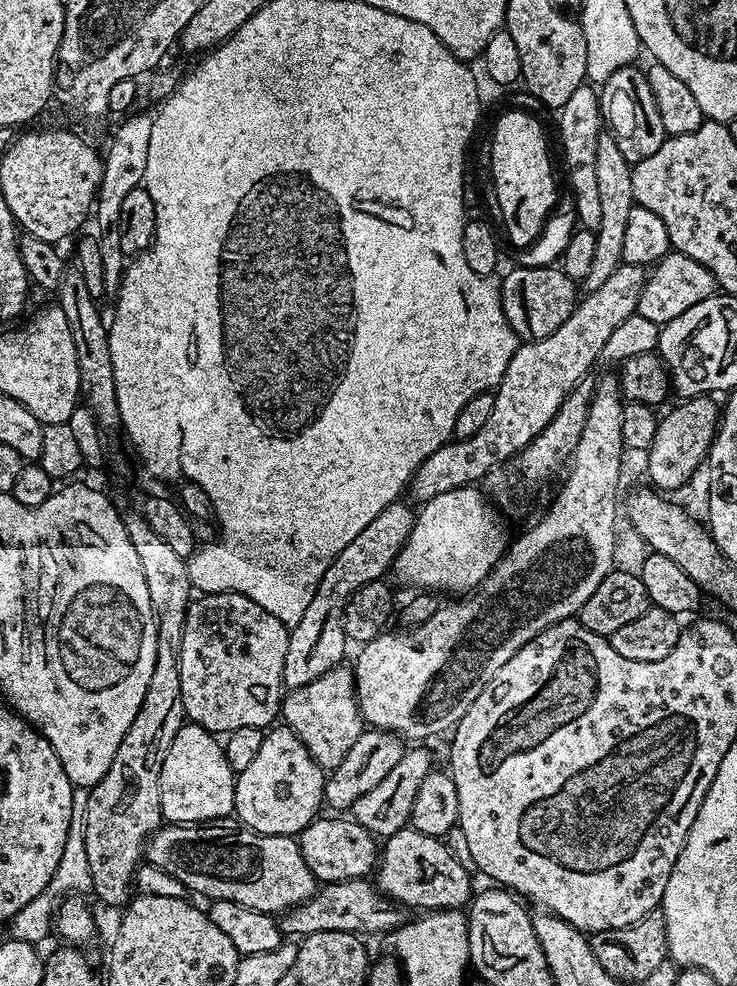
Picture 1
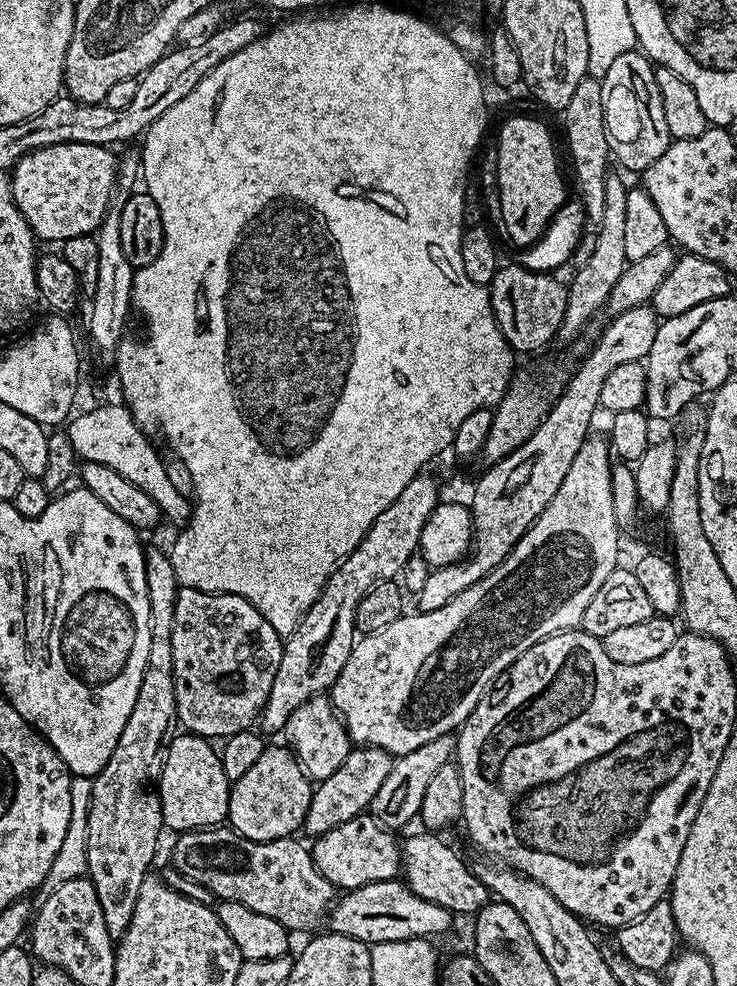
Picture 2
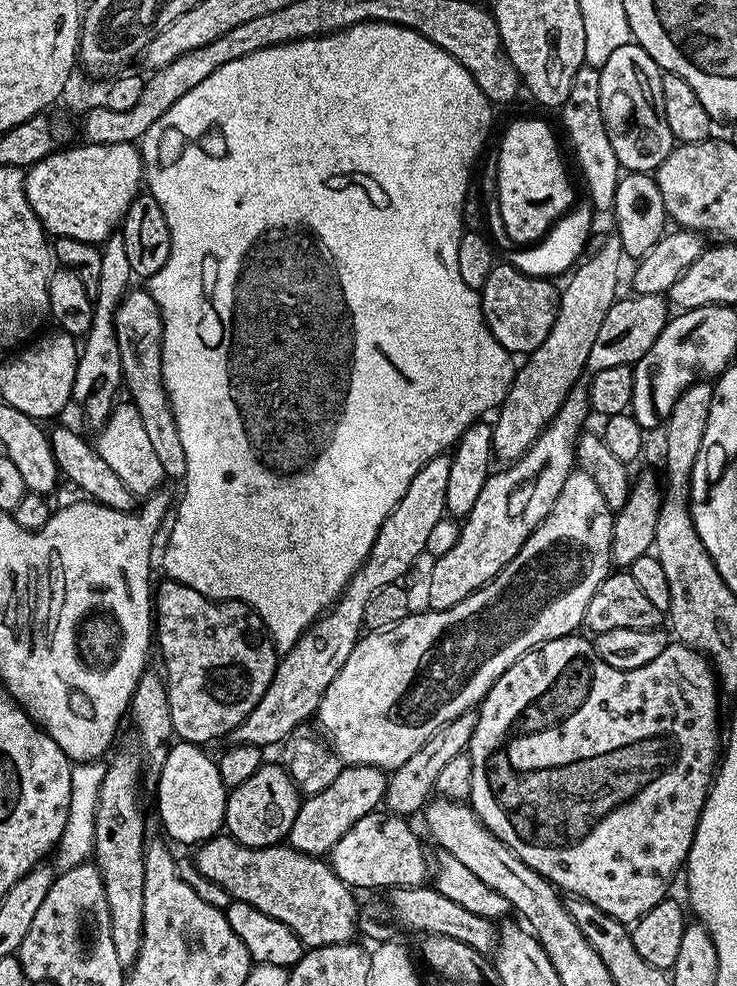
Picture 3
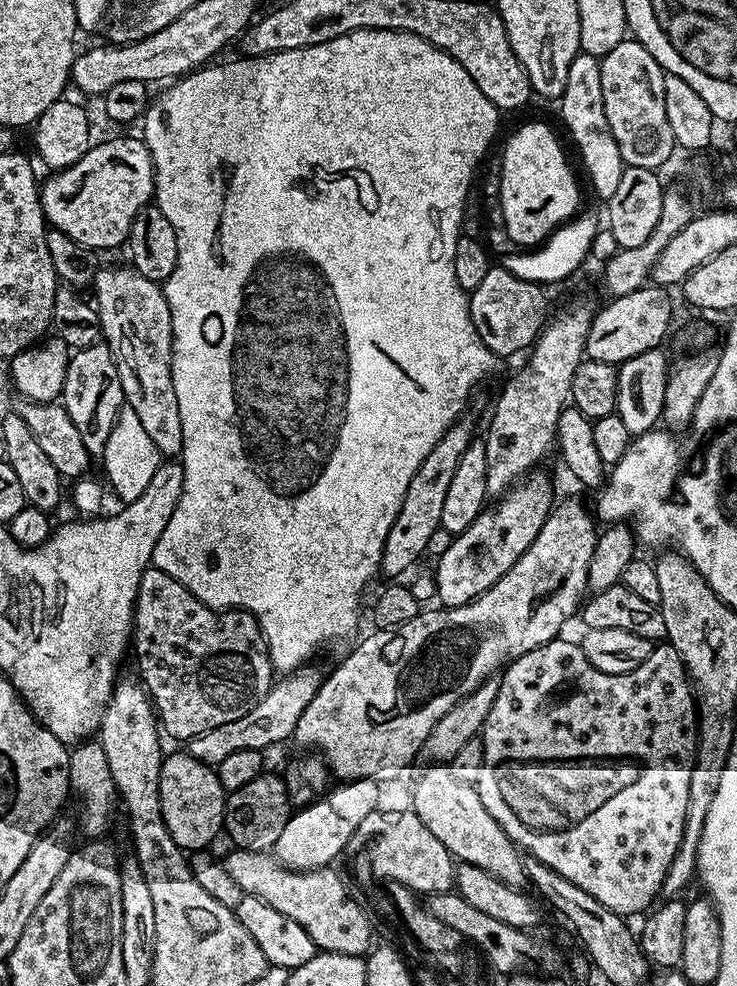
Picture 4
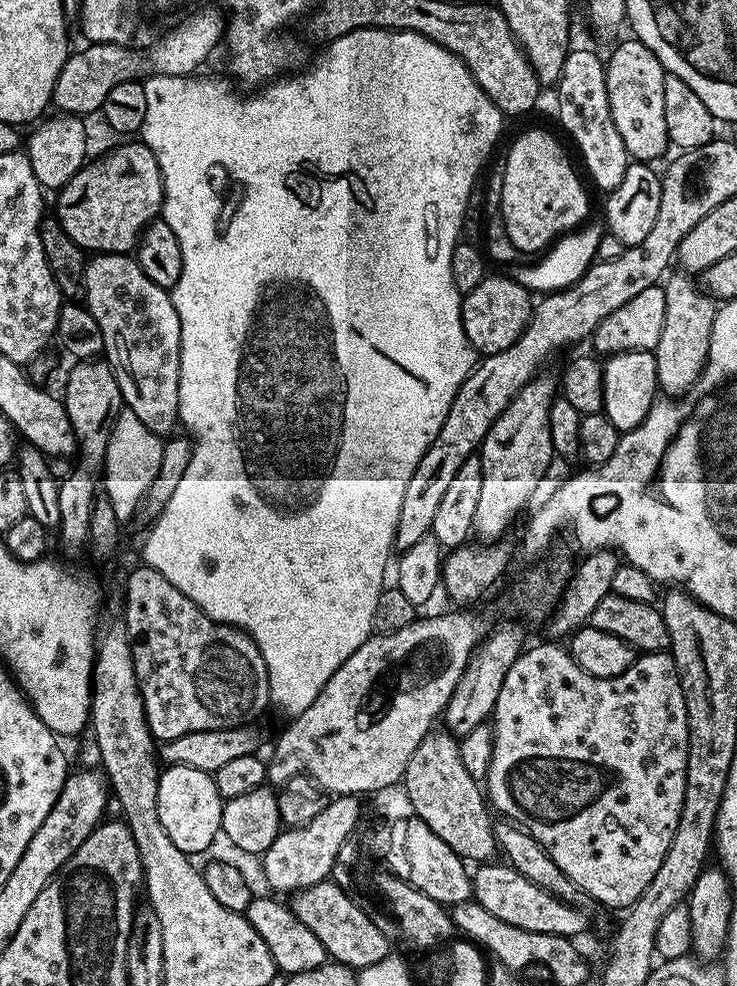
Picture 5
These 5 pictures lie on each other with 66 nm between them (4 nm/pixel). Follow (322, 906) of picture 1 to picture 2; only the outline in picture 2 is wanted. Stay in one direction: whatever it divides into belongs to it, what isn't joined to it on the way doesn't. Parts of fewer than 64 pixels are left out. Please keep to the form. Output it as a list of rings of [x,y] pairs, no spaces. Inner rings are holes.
[[[399,879],[370,882],[361,888],[345,891],[341,896],[344,897],[341,900],[339,897],[330,909],[330,920],[332,916],[331,931],[346,934],[350,938],[358,938],[363,944],[369,946],[382,942],[437,938],[436,936],[440,936],[443,932],[448,932],[452,928],[454,913],[451,910],[438,906],[426,898],[418,898],[418,894],[414,894],[414,890],[410,890],[407,883],[401,882]]]

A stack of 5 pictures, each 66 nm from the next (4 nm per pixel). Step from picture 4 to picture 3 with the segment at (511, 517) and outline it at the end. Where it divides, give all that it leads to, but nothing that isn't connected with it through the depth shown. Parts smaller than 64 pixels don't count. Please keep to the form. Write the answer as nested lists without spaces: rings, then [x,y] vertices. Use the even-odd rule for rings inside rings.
[[[582,384],[572,387],[566,401],[559,407],[558,414],[540,432],[539,438],[528,448],[526,454],[503,467],[506,469],[498,473],[495,471],[489,475],[481,493],[478,494],[477,501],[474,502],[473,509],[459,527],[460,534],[454,546],[446,554],[437,557],[432,562],[434,564],[426,588],[427,607],[431,611],[449,609],[450,606],[457,605],[474,590],[480,589],[482,585],[492,581],[514,558],[515,554],[518,554],[518,550],[525,544],[526,538],[545,520],[546,514],[553,508],[562,486],[565,485],[566,478],[573,471],[576,464],[576,443],[583,435],[586,426],[584,424],[591,414],[587,387]]]

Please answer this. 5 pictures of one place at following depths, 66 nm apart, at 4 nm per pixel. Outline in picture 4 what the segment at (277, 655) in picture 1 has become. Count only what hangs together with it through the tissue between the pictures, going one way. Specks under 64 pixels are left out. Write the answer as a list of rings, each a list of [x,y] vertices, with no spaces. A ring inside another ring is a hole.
[[[155,566],[148,567],[138,582],[136,619],[130,644],[134,652],[136,648],[136,664],[140,667],[138,676],[154,705],[154,712],[158,717],[158,724],[163,735],[165,737],[173,736],[174,739],[181,740],[181,742],[193,740],[198,734],[206,734],[206,730],[214,730],[218,726],[226,726],[226,722],[234,722],[238,718],[242,718],[242,714],[254,710],[256,703],[268,693],[268,689],[274,683],[274,669],[272,659],[268,657],[268,643],[266,643],[264,635],[260,632],[258,622],[250,613],[243,610],[208,608],[198,598],[194,598],[194,594],[190,594],[190,590],[186,590],[186,586],[182,586],[177,580],[170,578],[170,574],[166,574],[162,569]]]

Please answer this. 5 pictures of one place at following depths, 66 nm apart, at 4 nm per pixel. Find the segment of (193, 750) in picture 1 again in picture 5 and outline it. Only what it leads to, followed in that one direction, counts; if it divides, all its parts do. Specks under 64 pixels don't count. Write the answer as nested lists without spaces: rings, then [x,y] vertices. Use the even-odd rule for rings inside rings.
[[[181,764],[167,765],[161,771],[158,782],[158,818],[166,834],[170,834],[170,842],[174,842],[178,850],[197,854],[206,851],[215,842],[216,836],[218,840],[224,801],[218,794],[216,777],[211,772],[194,770],[194,766]]]

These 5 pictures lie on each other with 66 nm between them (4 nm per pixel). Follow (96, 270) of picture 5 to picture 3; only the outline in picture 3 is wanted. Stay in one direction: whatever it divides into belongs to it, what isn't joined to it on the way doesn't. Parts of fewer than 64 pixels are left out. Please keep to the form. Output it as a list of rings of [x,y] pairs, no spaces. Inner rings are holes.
[[[131,289],[116,308],[115,334],[118,338],[119,353],[122,355],[124,384],[130,392],[129,399],[142,417],[149,441],[153,444],[154,454],[162,465],[169,481],[183,481],[188,473],[188,455],[178,438],[178,422],[174,422],[172,403],[168,401],[168,391],[164,388],[161,368],[161,350],[164,338],[164,320],[160,308],[147,289]]]

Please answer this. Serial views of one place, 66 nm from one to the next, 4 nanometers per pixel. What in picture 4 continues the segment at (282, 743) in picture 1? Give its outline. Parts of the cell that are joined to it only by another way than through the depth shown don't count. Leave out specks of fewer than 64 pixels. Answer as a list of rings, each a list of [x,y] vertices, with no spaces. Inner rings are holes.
[[[261,774],[254,778],[254,782],[246,782],[242,790],[231,793],[224,801],[223,831],[233,840],[237,849],[246,852],[268,852],[275,849],[278,834],[283,828],[294,809],[288,795],[283,779],[279,775],[268,776]]]

